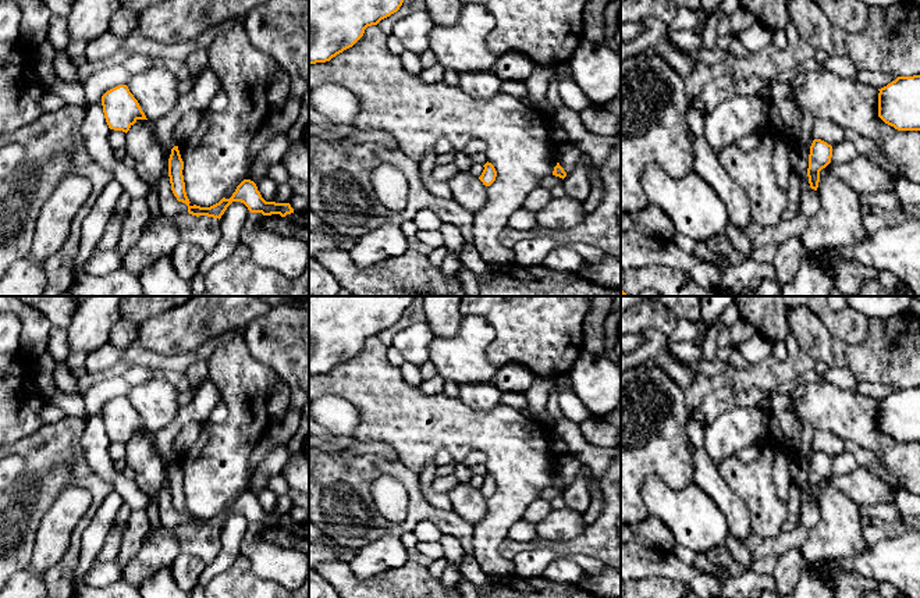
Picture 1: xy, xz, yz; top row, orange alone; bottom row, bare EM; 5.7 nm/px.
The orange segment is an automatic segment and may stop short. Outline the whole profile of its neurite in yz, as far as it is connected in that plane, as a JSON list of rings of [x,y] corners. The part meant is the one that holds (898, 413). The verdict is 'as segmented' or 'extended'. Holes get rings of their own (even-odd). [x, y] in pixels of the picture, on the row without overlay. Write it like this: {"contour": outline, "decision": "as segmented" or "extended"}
{"contour": [[[920,387],[898,388],[878,402],[878,428],[885,435],[920,442]]], "decision": "as segmented"}

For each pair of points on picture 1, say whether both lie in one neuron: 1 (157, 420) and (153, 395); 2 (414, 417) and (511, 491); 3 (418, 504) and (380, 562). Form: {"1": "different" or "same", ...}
{"1": "same", "2": "same", "3": "different"}

